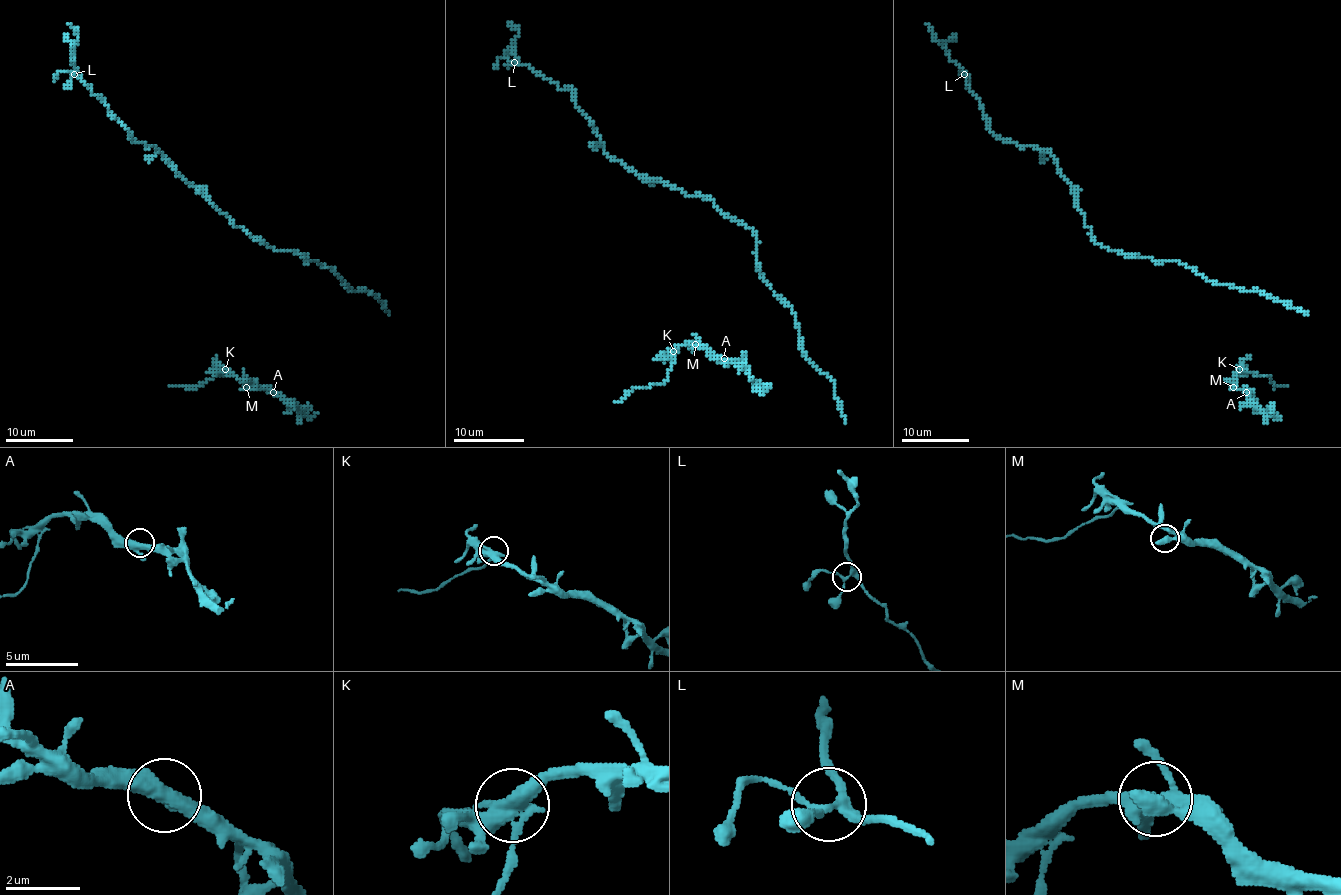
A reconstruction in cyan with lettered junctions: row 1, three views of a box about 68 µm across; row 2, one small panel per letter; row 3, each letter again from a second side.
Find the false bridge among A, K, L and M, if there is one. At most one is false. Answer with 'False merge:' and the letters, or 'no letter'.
False merge: K

